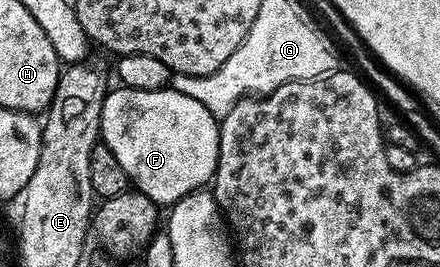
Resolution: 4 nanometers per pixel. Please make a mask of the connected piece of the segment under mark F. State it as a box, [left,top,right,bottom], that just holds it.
[100,86,220,206]

